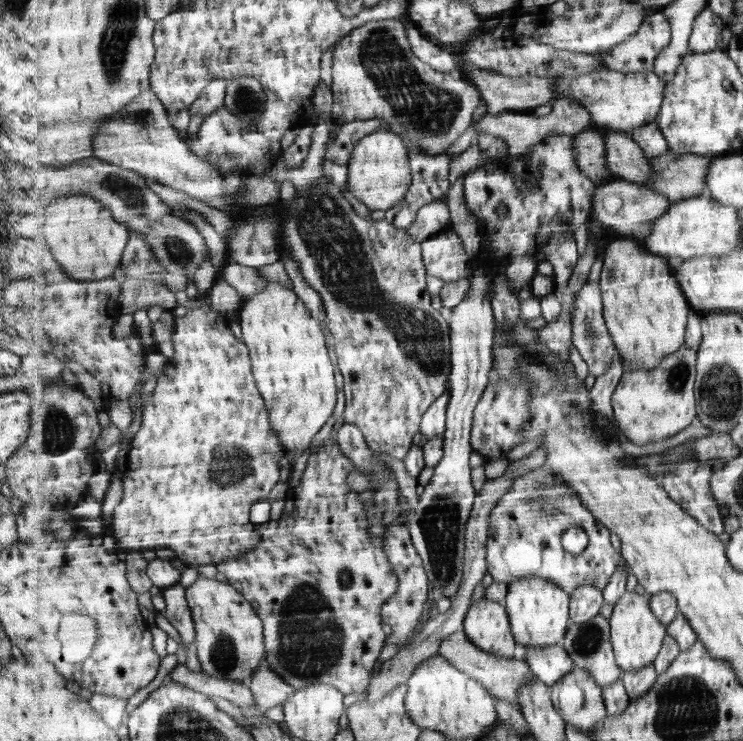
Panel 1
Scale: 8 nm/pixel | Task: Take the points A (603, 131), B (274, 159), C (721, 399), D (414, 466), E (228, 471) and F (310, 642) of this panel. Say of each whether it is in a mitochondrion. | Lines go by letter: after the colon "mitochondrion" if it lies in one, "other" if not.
A: other
B: other
C: mitochondrion
D: other
E: mitochondrion
F: mitochondrion

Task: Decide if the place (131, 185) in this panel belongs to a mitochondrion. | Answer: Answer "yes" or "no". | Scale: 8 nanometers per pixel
yes

